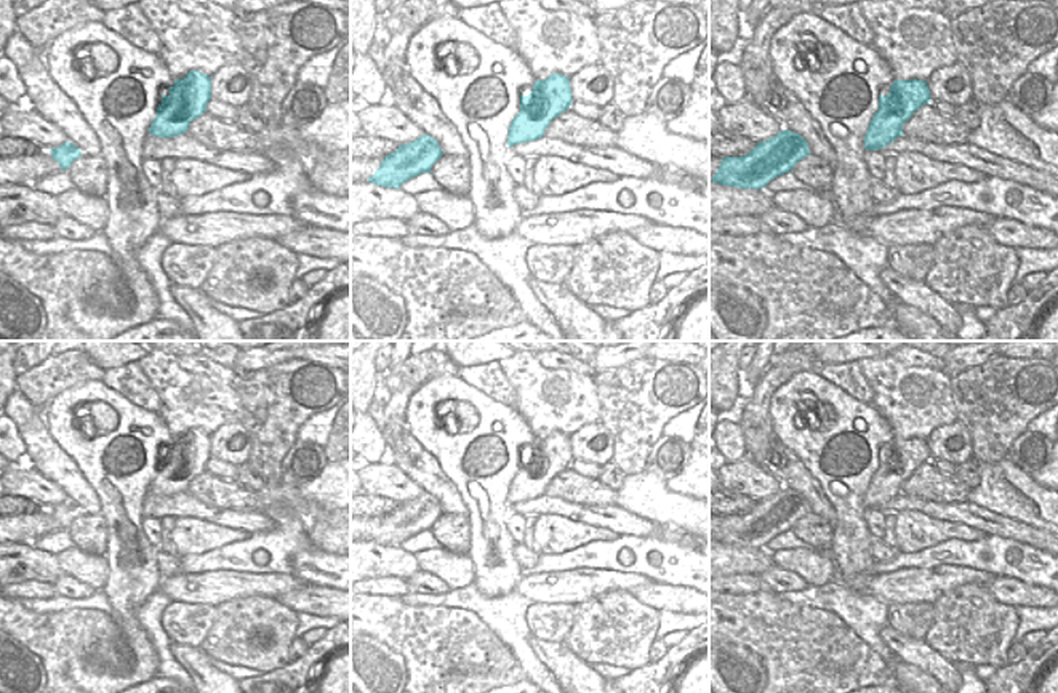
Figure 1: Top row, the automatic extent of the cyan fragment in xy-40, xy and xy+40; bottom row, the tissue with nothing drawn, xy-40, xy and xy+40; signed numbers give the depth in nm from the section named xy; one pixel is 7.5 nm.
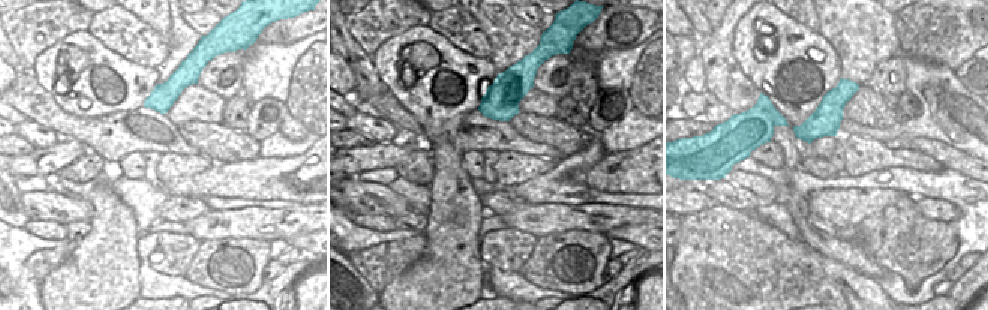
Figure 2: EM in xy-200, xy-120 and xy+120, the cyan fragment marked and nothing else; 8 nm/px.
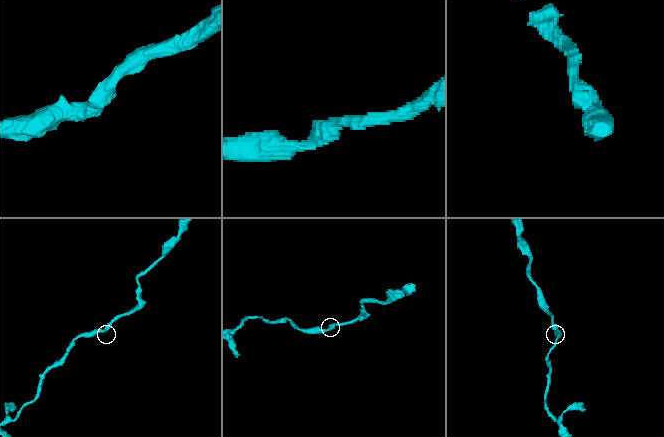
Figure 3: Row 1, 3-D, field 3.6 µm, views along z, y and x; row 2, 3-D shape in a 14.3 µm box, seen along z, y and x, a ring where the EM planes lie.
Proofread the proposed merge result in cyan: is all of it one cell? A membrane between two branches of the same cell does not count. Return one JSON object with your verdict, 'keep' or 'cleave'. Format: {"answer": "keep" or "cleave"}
{"answer": "keep"}

